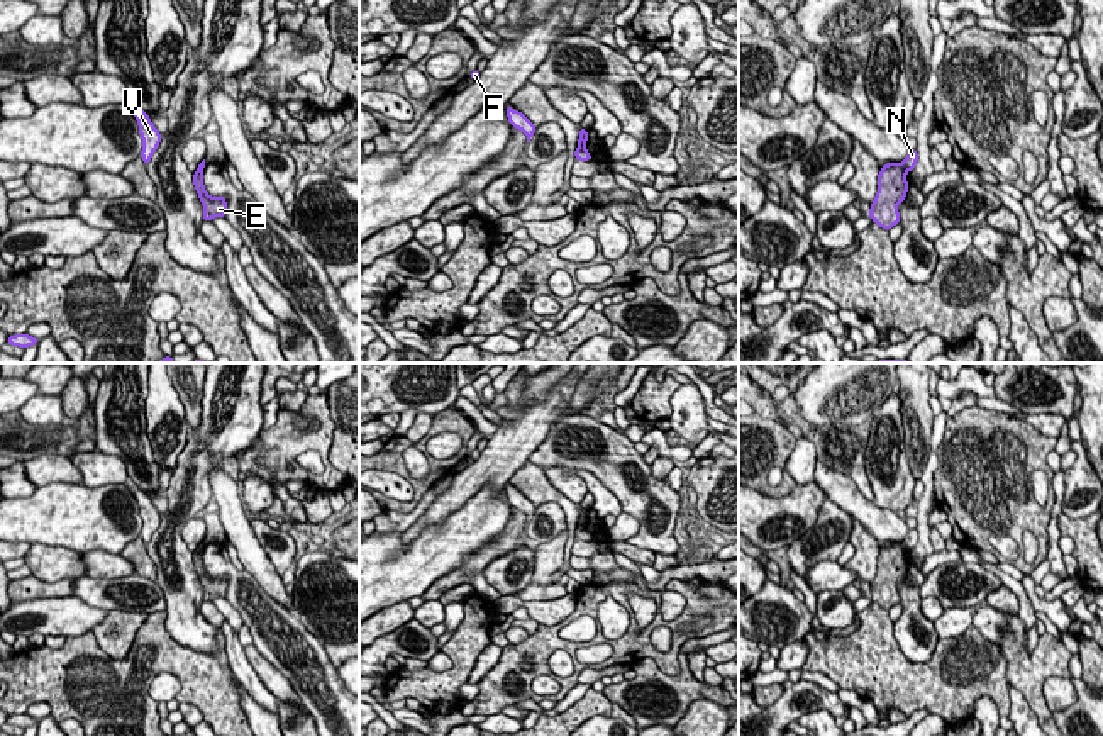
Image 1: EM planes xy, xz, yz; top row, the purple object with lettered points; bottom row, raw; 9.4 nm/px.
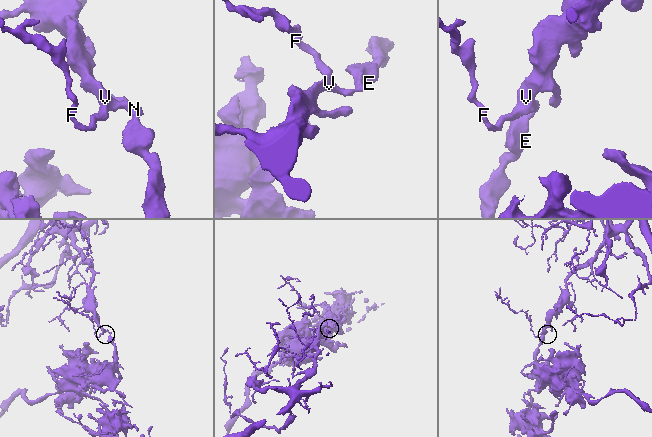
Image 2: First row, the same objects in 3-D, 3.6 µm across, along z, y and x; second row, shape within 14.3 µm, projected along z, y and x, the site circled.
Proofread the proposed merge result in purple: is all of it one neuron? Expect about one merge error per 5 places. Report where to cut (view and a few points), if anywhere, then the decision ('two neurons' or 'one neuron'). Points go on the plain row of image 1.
cut yz (900, 545), (905, 552); two neurons

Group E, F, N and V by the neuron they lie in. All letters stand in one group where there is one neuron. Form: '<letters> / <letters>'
E / F N V

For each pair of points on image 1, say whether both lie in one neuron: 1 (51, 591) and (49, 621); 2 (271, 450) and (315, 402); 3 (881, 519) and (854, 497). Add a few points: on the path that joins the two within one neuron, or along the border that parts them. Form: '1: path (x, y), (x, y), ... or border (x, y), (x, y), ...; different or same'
1: border (72, 594), (22, 599), (17, 602); different
2: path (288, 441), (305, 440), (319, 426), (319, 419); same
3: path (875, 518), (861, 504); same

